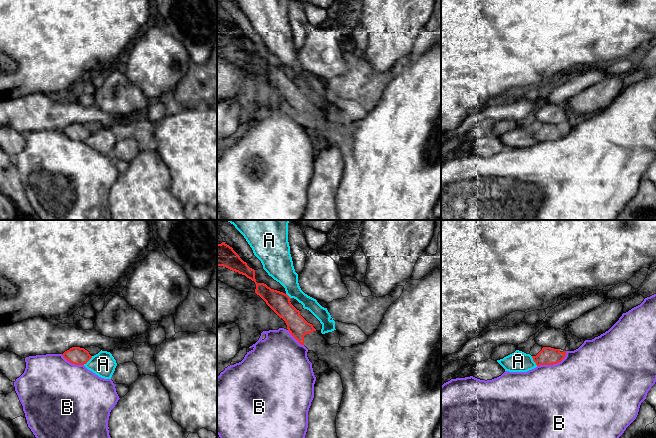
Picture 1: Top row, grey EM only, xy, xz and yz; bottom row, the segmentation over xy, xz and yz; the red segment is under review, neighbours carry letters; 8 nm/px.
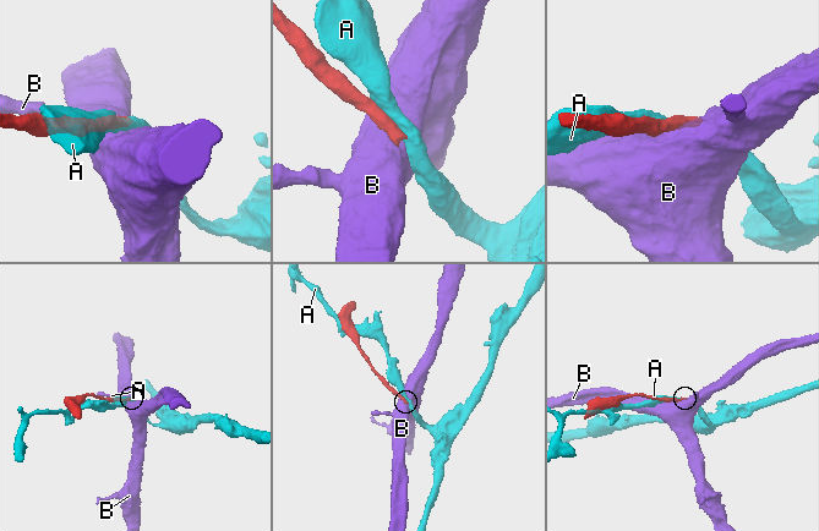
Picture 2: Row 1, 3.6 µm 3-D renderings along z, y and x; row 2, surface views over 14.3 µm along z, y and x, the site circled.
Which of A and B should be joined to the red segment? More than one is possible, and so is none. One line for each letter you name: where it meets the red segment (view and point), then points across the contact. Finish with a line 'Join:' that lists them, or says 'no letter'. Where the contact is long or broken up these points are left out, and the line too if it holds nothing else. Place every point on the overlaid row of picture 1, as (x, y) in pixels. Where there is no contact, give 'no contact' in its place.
Join: no letter

